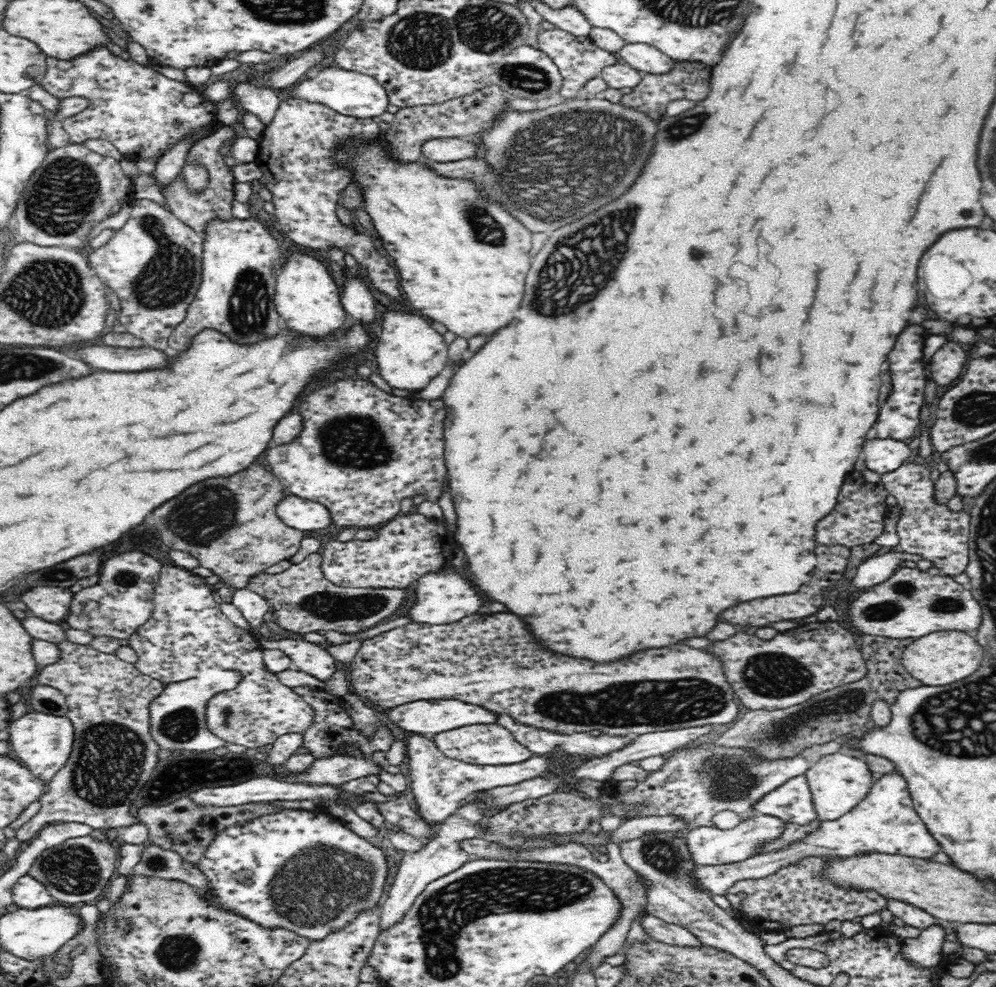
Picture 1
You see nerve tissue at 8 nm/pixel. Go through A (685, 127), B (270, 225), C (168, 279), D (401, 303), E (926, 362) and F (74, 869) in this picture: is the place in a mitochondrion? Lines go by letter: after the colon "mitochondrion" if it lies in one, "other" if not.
A: mitochondrion
B: other
C: mitochondrion
D: other
E: other
F: mitochondrion

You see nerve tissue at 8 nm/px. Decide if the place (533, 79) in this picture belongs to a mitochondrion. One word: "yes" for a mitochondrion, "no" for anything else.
yes

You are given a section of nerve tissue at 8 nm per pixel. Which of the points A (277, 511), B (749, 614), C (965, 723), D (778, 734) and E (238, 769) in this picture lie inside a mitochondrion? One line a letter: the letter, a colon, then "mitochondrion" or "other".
A: other
B: other
C: mitochondrion
D: mitochondrion
E: mitochondrion

